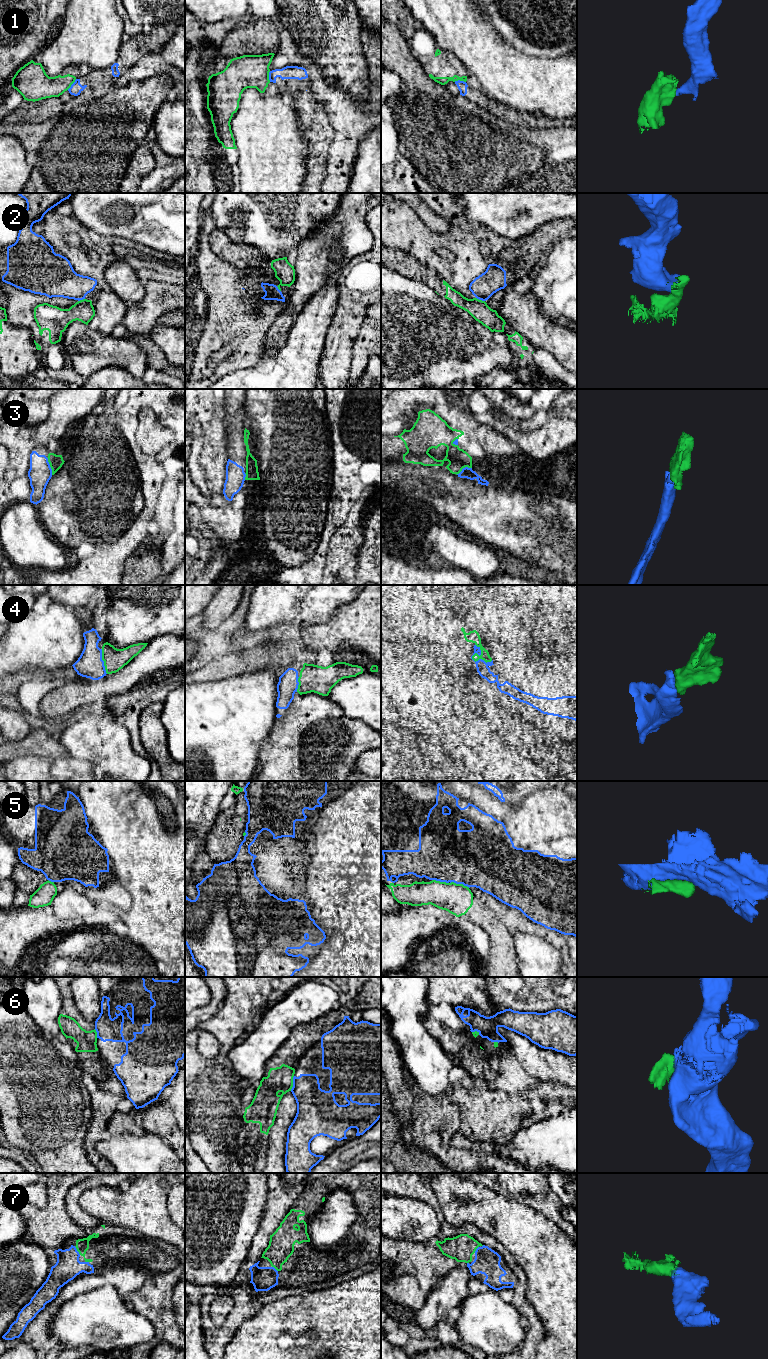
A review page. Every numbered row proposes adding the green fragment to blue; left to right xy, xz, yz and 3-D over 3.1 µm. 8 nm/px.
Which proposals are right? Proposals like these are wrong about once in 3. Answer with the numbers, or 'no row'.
3, 4, 7

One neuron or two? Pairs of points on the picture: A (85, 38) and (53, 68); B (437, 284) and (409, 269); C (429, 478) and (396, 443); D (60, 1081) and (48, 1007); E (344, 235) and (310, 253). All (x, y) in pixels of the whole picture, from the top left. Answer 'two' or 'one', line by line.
A: one
B: one
C: two
D: two
E: one

